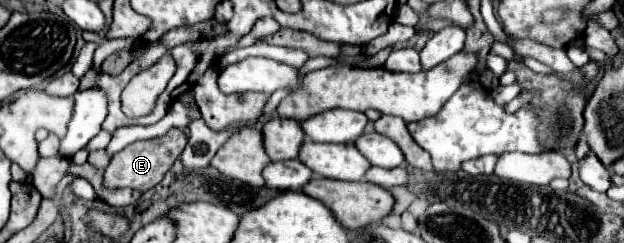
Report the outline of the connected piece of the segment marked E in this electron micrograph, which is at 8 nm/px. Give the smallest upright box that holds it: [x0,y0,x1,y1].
[104,127,188,193]

